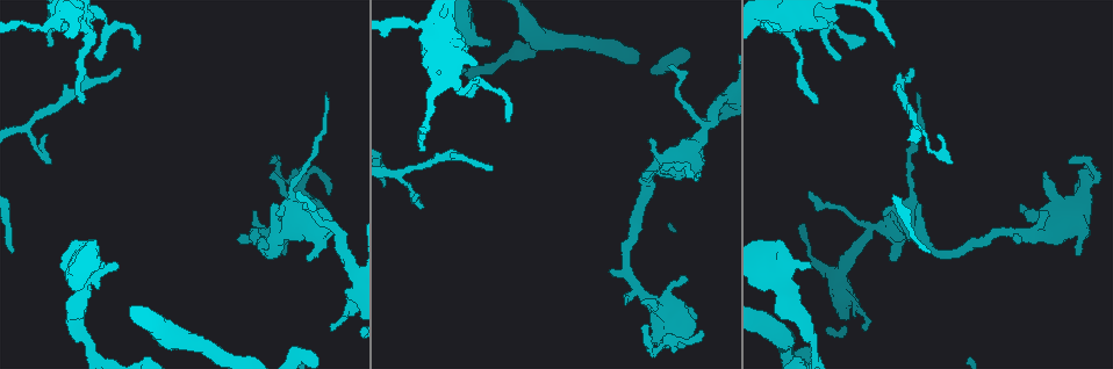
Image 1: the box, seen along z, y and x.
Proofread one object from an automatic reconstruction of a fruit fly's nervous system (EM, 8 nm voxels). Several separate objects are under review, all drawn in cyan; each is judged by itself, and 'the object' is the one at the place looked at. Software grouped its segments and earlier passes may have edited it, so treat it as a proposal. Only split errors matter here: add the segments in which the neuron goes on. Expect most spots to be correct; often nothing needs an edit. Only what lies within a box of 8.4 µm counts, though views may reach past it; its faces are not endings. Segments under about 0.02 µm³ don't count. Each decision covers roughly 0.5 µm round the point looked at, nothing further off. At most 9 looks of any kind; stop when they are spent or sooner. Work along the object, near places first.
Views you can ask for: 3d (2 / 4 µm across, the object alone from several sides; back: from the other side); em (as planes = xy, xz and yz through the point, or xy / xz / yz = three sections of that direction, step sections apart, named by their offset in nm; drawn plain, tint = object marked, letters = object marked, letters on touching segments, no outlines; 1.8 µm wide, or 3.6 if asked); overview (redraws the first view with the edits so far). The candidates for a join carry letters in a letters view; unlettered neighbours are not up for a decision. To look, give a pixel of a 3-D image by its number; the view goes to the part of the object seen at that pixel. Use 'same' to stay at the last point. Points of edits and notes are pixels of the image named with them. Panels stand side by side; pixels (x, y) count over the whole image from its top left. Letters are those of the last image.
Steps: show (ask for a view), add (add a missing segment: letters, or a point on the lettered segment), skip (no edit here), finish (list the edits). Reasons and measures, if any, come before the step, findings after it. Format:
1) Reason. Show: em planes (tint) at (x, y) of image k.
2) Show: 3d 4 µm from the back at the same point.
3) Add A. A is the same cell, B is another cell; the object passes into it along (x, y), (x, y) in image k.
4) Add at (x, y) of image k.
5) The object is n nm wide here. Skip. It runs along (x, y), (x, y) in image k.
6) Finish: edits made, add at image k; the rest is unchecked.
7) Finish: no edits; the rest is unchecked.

Free end. Show: em planes (letters) at (121, 69) of image 1.

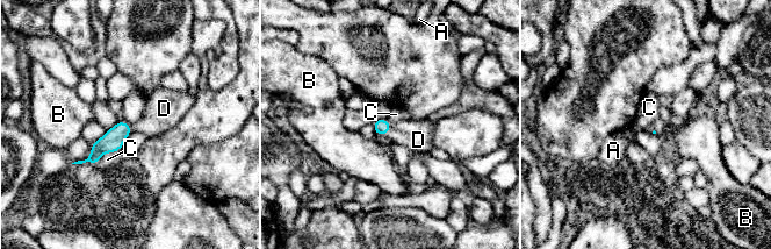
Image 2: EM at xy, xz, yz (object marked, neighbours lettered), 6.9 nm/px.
Add D. D is the same cell, A, B and C are other cells; the object passes into it along (381, 126), (388, 130), (416, 135) in image 2; it goes on there.

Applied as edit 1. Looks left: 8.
An open end. Show: em planes (letters) at (277, 205) of image 1.

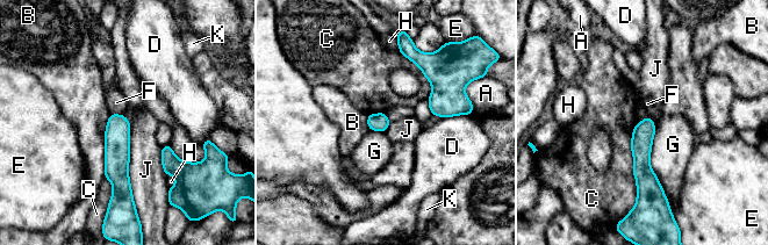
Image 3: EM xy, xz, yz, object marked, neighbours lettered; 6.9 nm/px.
The longest contact is with J, 550 nm. Skip. A, B, C, D, E, F, G, H, J and K are other cells; a border runs along (648, 115), (636, 124) in image 3; none of them fits.

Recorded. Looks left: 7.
An open end. Show: 3d 2 µm at (119, 265) of image 1.

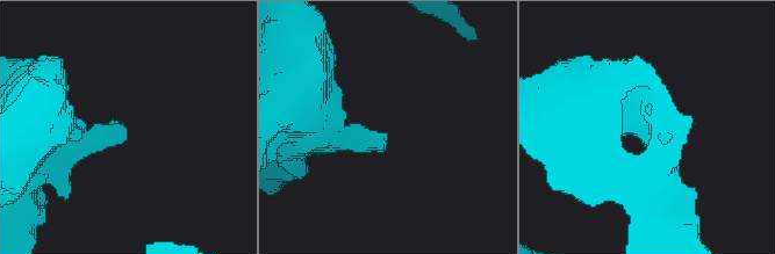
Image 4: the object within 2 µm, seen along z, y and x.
Show: em planes (letters) at (127, 129) of image 4.

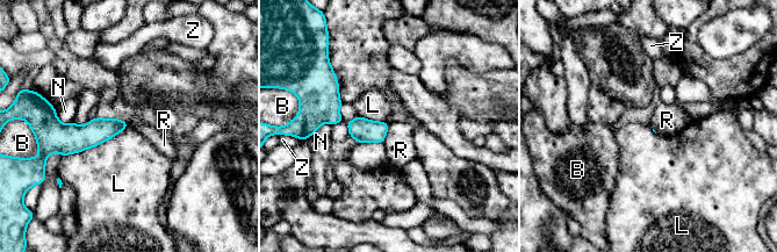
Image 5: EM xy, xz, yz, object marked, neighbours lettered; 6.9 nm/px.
Skip. B, L, N, R and Z are other cells; a border runs along (389, 123), (386, 138), (382, 142) in image 5; no lettered segment goes on from it.

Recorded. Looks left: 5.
Branch stops here. Show: em 3.6 µm planes (letters) at (1079, 254) of image 1.

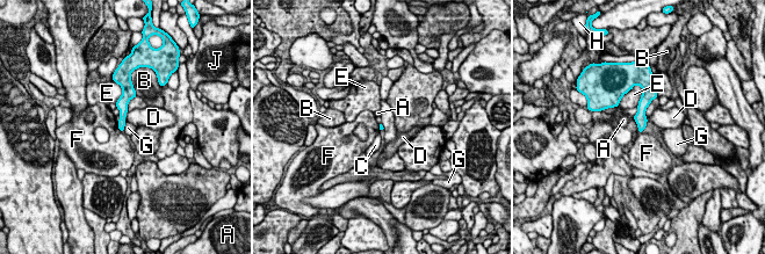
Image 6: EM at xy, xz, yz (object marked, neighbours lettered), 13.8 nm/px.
Skip. A, B, C, D, E, F, G, H and J are other cells; it runs along (649, 96), (642, 106), (641, 126) in image 6; no lettered segment goes on from it.

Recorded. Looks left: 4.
Finish: edits made, add at image 2; the rest is unchecked.

